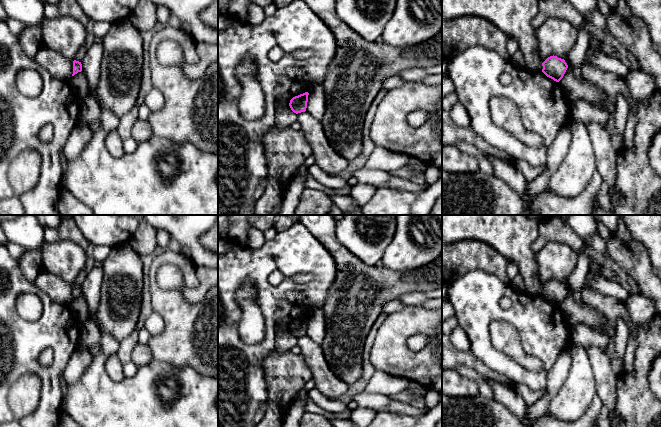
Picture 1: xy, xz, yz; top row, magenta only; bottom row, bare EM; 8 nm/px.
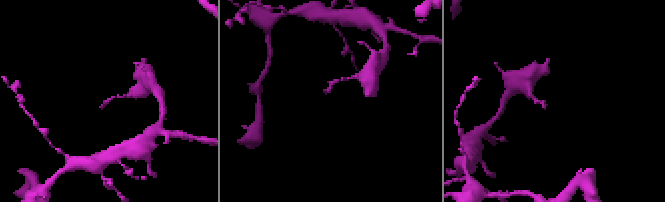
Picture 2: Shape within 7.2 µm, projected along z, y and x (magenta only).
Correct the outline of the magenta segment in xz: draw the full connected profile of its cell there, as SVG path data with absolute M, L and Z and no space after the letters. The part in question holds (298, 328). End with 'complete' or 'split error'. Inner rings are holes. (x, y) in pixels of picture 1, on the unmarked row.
M305 316L303 318L293 321L290 324L289 330L294 337L298 338L306 335L308 319L309 317Z; complete

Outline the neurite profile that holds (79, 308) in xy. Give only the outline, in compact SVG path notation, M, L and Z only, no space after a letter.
M83 295L72 300L68 307L79 323L88 319L88 305Z

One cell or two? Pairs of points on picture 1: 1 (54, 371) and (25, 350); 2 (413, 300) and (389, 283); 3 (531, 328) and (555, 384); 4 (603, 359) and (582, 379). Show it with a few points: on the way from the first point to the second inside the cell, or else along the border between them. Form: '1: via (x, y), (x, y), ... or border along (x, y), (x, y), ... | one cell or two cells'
1: via (46, 371), (42, 371), (29, 358) | one cell
2: border along (422, 291), (408, 292), (402, 294), (397, 299) | two cells
3: border along (563, 351), (548, 371), (545, 388) | two cells
4: border along (585, 348), (591, 365), (596, 393) | two cells

